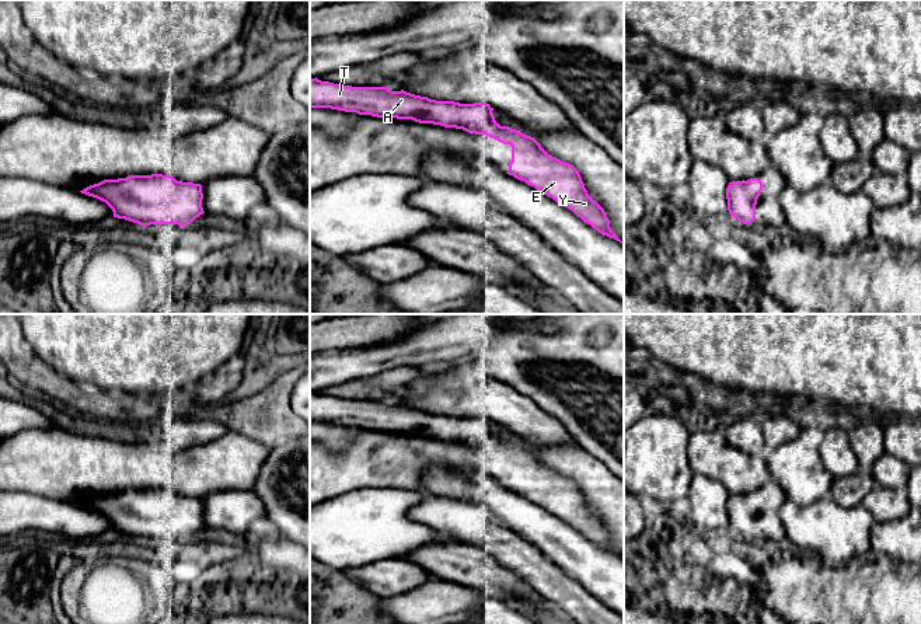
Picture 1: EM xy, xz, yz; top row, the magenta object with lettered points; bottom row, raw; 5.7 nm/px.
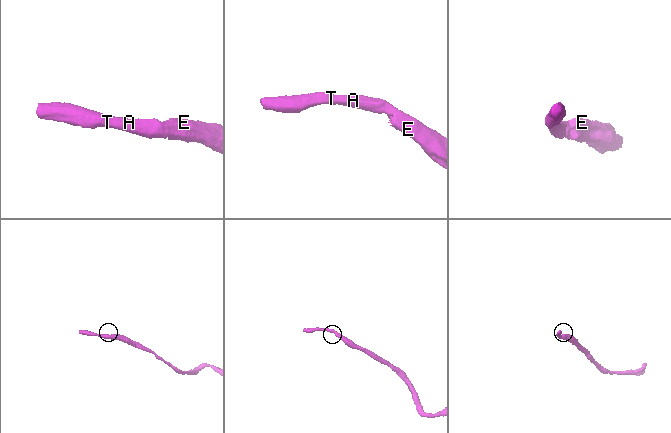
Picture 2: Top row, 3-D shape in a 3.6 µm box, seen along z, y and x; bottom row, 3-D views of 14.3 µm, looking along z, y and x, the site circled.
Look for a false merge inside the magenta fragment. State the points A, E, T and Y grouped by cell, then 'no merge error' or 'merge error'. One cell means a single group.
groups A T / E Y; merge error

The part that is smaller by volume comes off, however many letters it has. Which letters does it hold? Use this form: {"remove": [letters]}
{"remove": ["A", "T"]}

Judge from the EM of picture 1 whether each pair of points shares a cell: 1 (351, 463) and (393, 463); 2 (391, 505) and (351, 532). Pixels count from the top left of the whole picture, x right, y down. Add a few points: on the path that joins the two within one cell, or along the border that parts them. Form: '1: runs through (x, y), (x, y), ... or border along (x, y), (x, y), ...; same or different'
1: runs through (360, 463), (383, 463); same
2: runs through (381, 515), (372, 525), (360, 527); same

